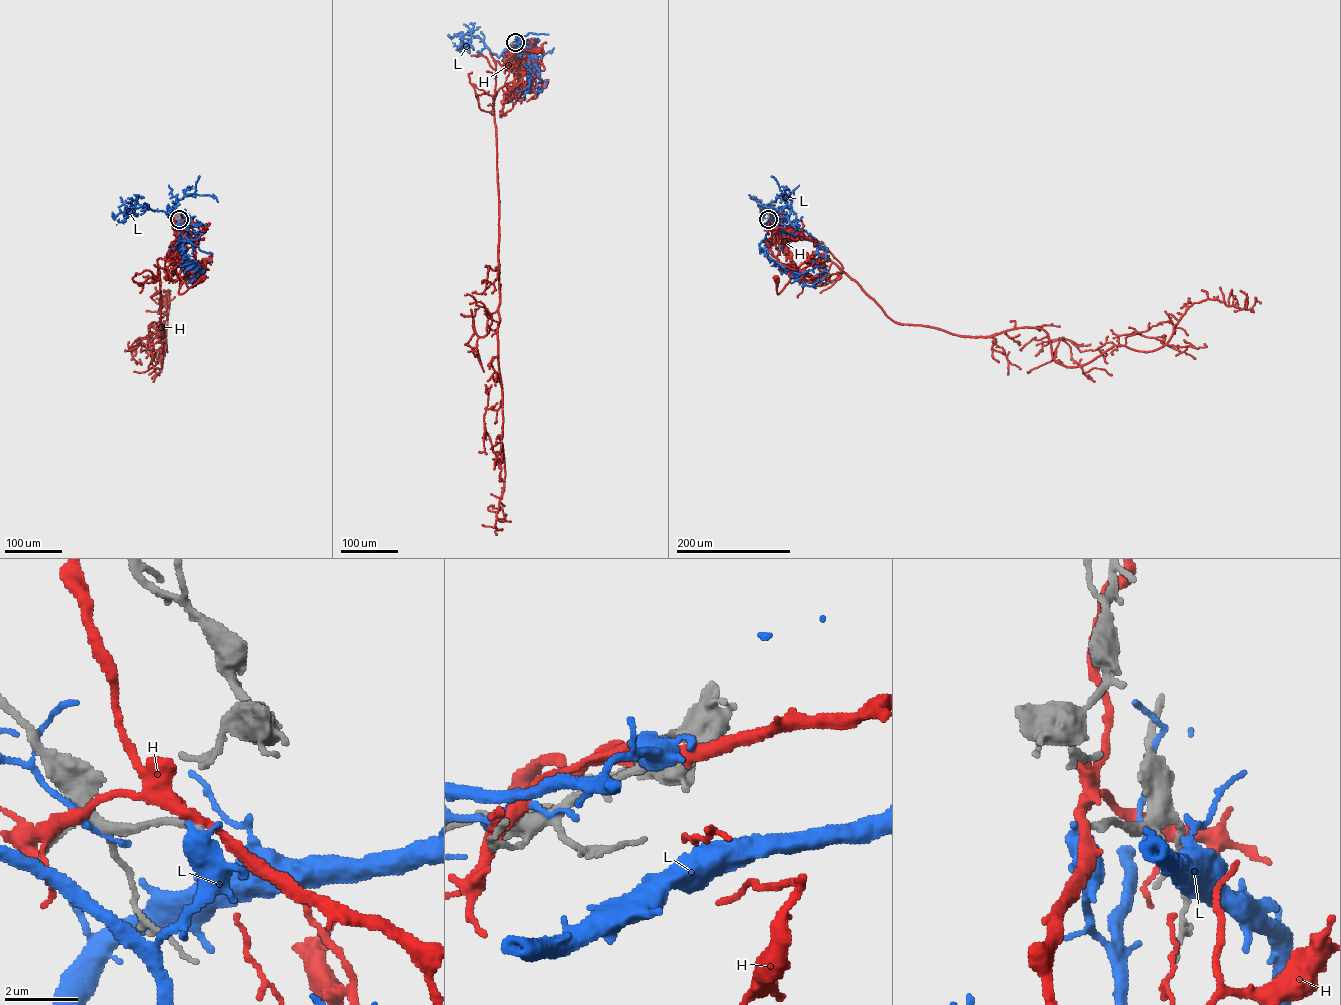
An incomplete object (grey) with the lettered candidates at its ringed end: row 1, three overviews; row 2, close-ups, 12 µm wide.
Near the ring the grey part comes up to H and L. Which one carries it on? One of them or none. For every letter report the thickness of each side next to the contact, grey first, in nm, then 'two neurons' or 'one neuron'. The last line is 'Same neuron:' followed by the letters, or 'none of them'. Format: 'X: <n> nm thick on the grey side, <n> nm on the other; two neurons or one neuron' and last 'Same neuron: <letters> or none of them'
H: 240 nm thick on the grey side, 260 nm on the other; two neurons
L: 240 nm thick on the grey side, 600 nm on the other; two neurons
Same neuron: none of them

